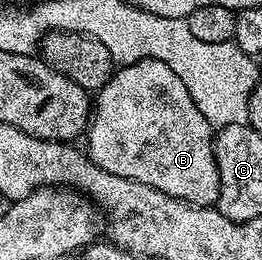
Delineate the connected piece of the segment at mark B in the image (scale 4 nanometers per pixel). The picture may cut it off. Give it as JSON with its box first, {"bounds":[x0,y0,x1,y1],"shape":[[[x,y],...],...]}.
{"bounds":[87,59,219,207],"shape":[[[140,59],[134,63],[118,66],[114,70],[113,76],[107,81],[107,85],[103,85],[100,91],[96,92],[95,110],[92,112],[87,128],[87,140],[89,139],[87,154],[91,161],[95,161],[95,165],[99,165],[99,169],[107,169],[107,173],[115,173],[115,177],[127,177],[131,181],[151,185],[151,189],[159,189],[159,193],[167,193],[171,197],[184,203],[191,203],[195,207],[213,207],[219,197],[219,169],[213,152],[214,138],[215,129],[207,121],[207,117],[203,117],[203,113],[199,113],[199,105],[195,105],[191,93],[187,93],[187,85],[183,85],[183,81],[179,81],[179,77],[175,77],[171,65],[163,65],[163,61],[154,59]]]}

